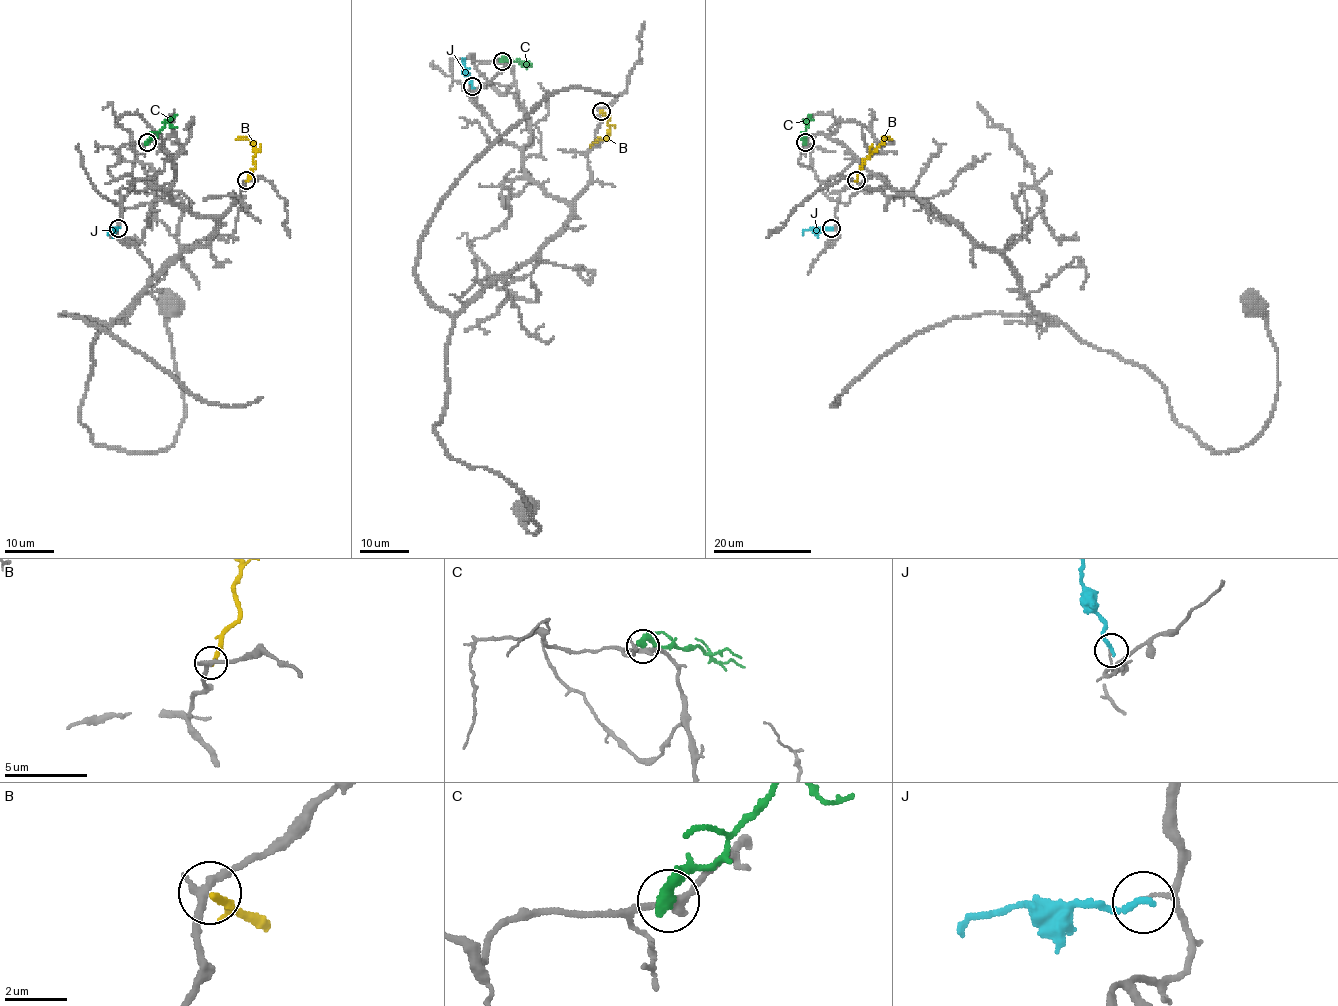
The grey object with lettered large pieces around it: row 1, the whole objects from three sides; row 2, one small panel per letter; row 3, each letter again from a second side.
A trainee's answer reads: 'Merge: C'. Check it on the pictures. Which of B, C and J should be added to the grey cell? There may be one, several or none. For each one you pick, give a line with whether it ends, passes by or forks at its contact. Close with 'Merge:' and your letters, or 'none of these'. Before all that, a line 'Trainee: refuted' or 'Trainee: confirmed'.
Trainee: refuted
Merge: none of these

